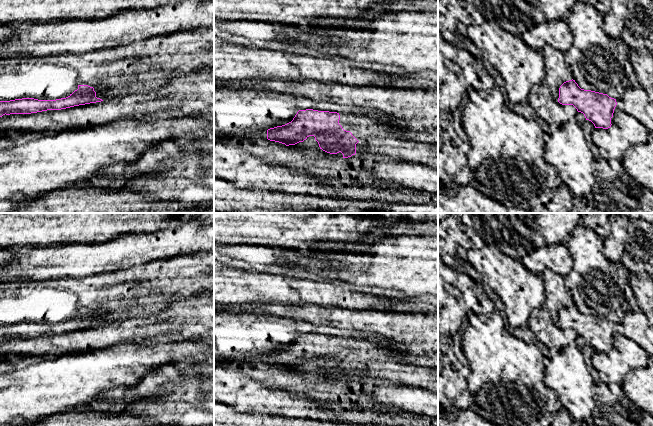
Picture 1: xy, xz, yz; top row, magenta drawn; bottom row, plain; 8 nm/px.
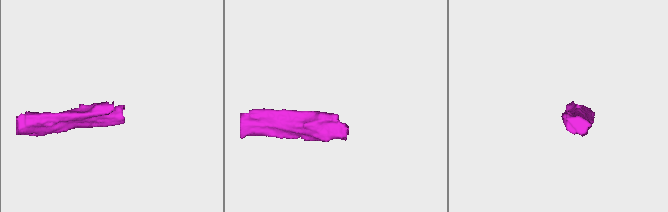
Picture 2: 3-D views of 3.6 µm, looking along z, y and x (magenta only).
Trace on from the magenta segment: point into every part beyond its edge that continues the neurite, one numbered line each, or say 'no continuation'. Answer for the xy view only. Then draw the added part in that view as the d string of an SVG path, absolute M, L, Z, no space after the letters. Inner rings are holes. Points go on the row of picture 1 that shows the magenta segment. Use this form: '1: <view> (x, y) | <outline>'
no continuation

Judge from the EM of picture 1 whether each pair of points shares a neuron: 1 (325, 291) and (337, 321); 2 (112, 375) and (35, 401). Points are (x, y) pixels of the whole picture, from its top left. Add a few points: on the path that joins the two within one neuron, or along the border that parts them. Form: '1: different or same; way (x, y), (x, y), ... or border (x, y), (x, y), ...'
1: different; border (309, 304), (317, 306), (342, 306), (355, 310)
2: same; way (93, 375), (54, 386)

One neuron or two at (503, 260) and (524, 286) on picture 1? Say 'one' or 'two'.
one

